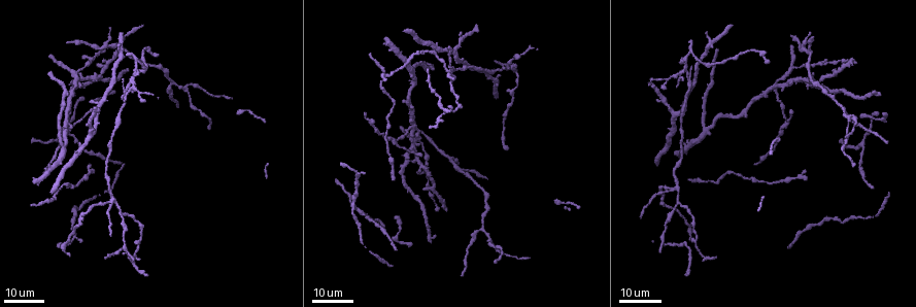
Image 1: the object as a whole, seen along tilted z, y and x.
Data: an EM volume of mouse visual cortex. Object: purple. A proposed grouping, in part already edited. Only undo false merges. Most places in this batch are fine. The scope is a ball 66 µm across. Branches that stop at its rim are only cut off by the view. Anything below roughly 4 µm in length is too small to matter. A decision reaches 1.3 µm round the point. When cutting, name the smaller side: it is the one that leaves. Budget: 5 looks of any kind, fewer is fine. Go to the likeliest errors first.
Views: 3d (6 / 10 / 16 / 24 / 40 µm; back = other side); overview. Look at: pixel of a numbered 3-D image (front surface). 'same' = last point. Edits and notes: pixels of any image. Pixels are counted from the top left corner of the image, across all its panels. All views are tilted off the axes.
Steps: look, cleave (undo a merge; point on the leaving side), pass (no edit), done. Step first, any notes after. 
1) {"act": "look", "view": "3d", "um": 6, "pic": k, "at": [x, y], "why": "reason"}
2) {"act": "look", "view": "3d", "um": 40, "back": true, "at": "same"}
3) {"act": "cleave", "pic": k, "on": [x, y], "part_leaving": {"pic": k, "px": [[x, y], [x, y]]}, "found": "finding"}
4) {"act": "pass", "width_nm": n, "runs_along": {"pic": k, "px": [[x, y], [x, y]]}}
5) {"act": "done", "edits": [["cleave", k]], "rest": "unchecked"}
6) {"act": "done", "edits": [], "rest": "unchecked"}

{"act": "look", "view": "3d", "um": 16, "pic": 1, "at": [507, 64], "why": "side arm on a straight run"}

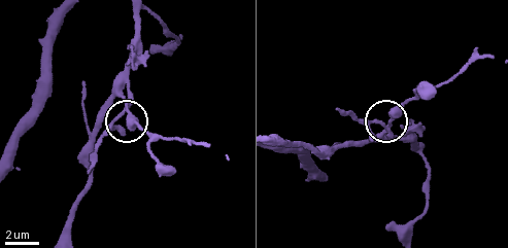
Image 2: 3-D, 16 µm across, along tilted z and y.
{"act": "look", "view": "3d", "um": 6, "pic": 2, "at": [388, 122]}

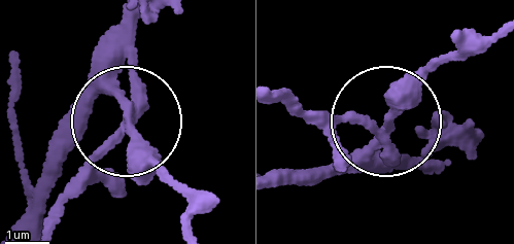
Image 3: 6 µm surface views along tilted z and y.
{"act": "look", "view": "3d", "um": 6, "back": true, "pic": 3, "at": [127, 131], "why": "other side"}

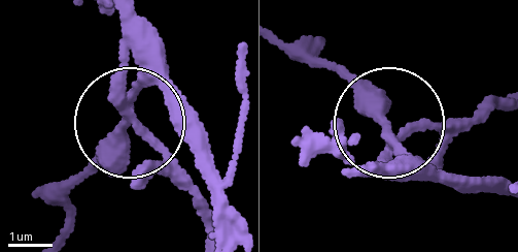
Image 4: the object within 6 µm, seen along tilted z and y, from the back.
{"act": "pass", "side_arm_um": 5, "found": "continuous, no second neuron"}

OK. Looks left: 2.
{"act": "look", "view": "3d", "um": 24, "pic": 1, "at": [849, 115], "why": "looks like a crossing"}

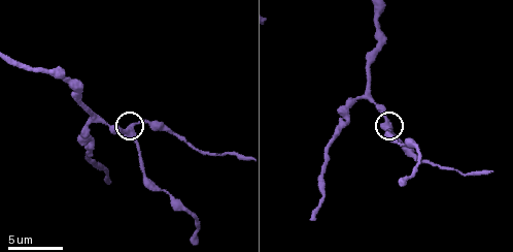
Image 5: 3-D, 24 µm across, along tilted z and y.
{"act": "look", "view": "3d", "um": 6, "pic": 5, "at": [130, 130]}

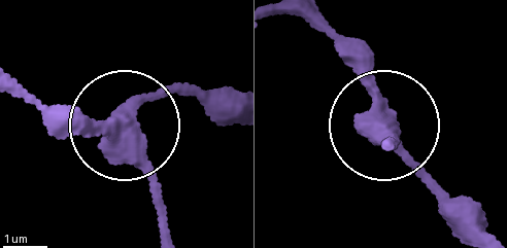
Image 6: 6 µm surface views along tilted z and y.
{"act": "pass", "width_nm": 410, "runs_along": {"pic": 6, "px": [[329, 26], [386, 147]]}, "found": "one neuron here"}

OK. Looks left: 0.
{"act": "done", "edits": [], "rest": "unchecked"}

